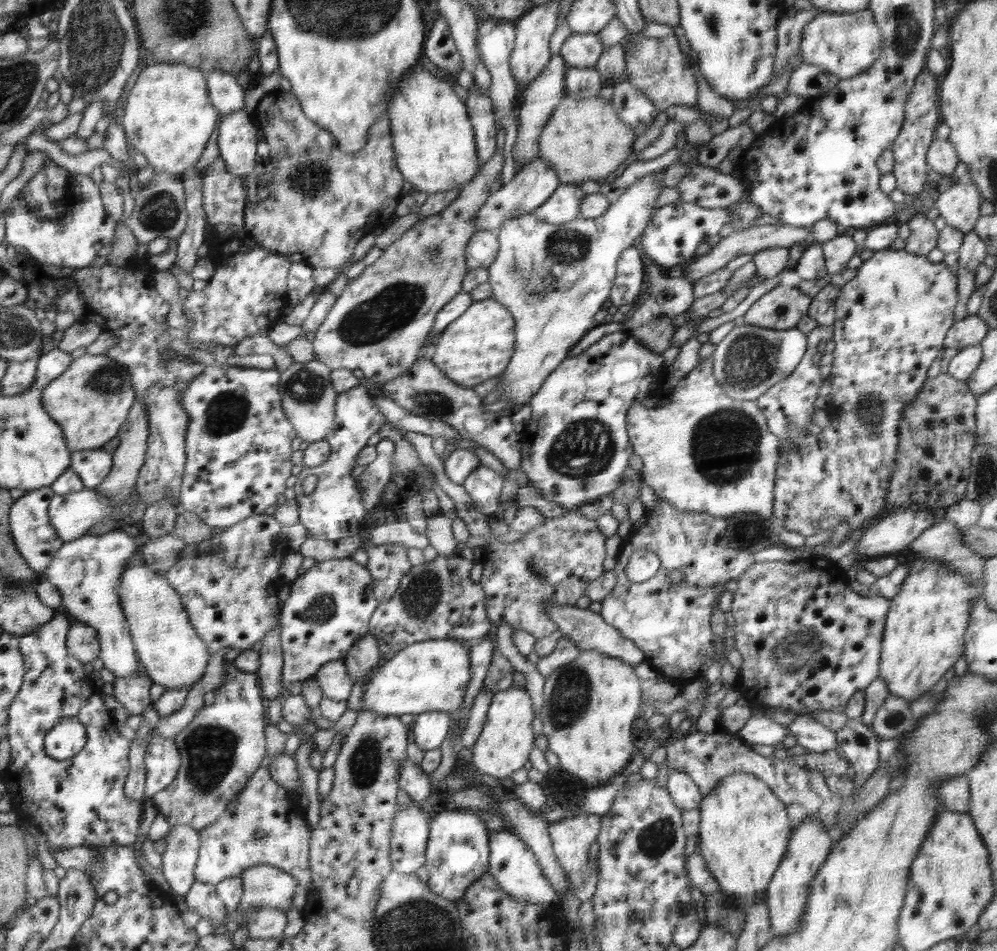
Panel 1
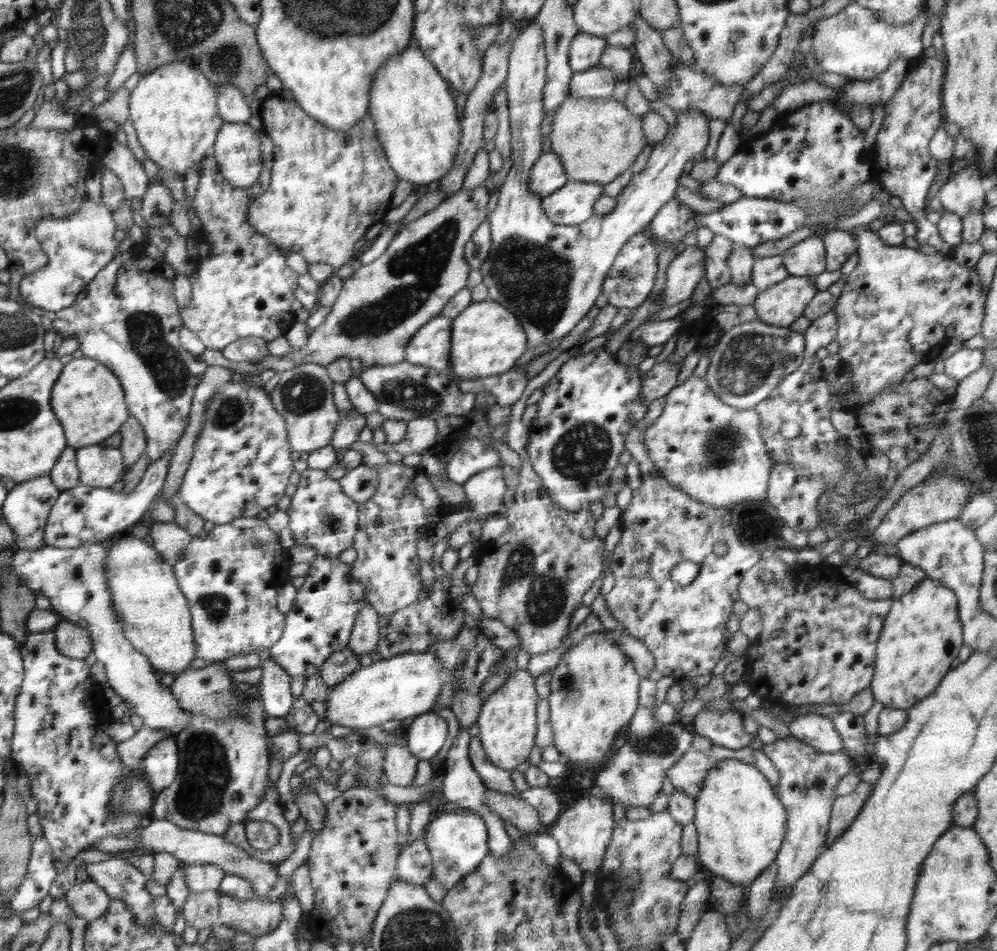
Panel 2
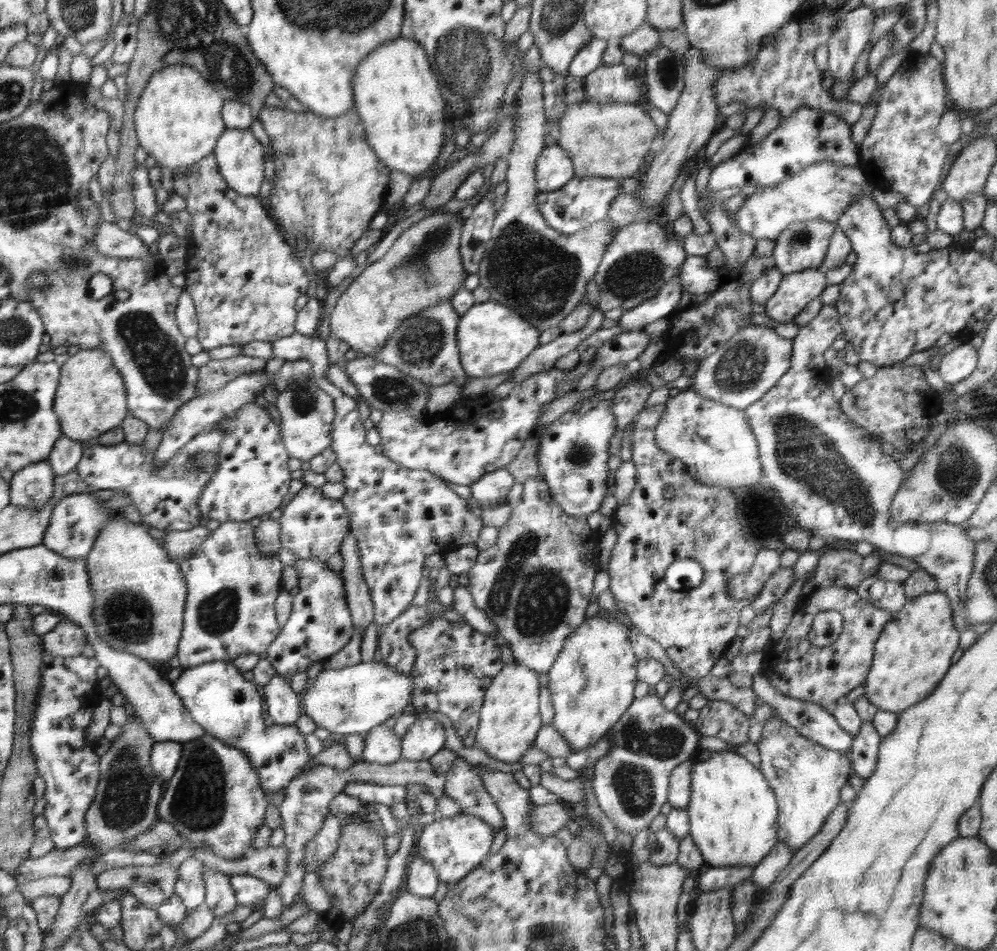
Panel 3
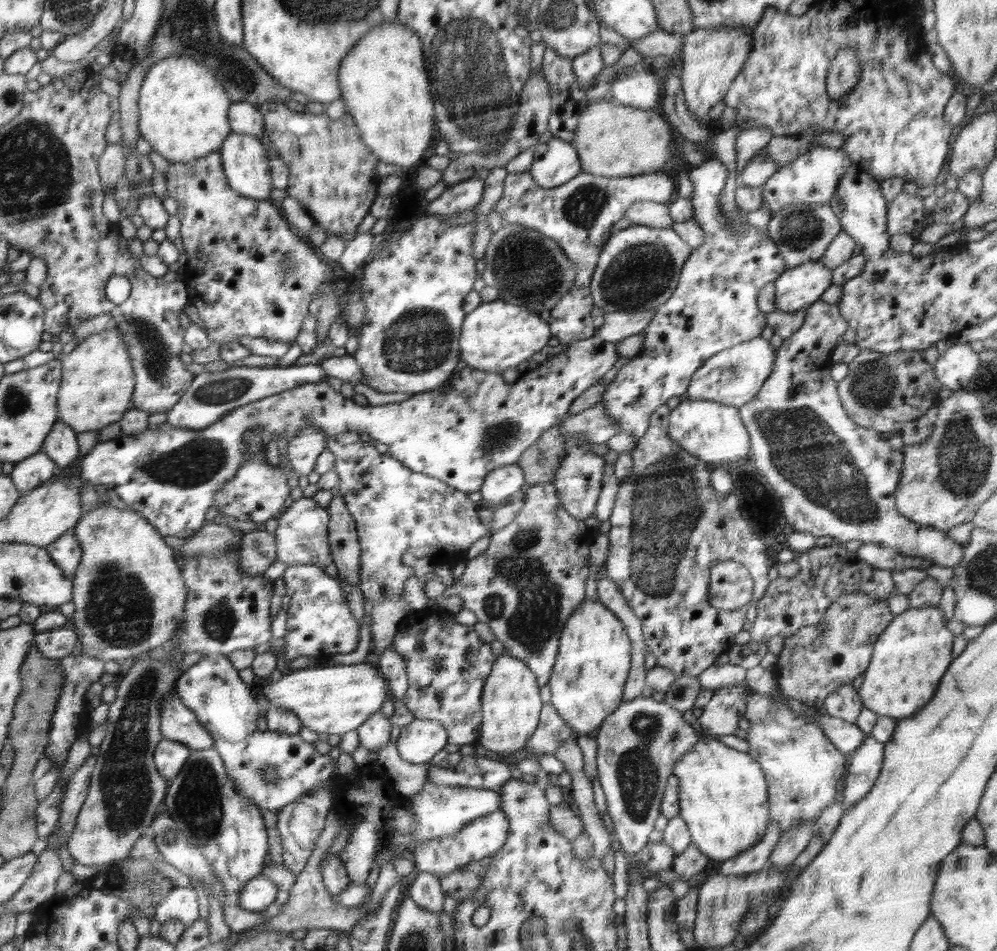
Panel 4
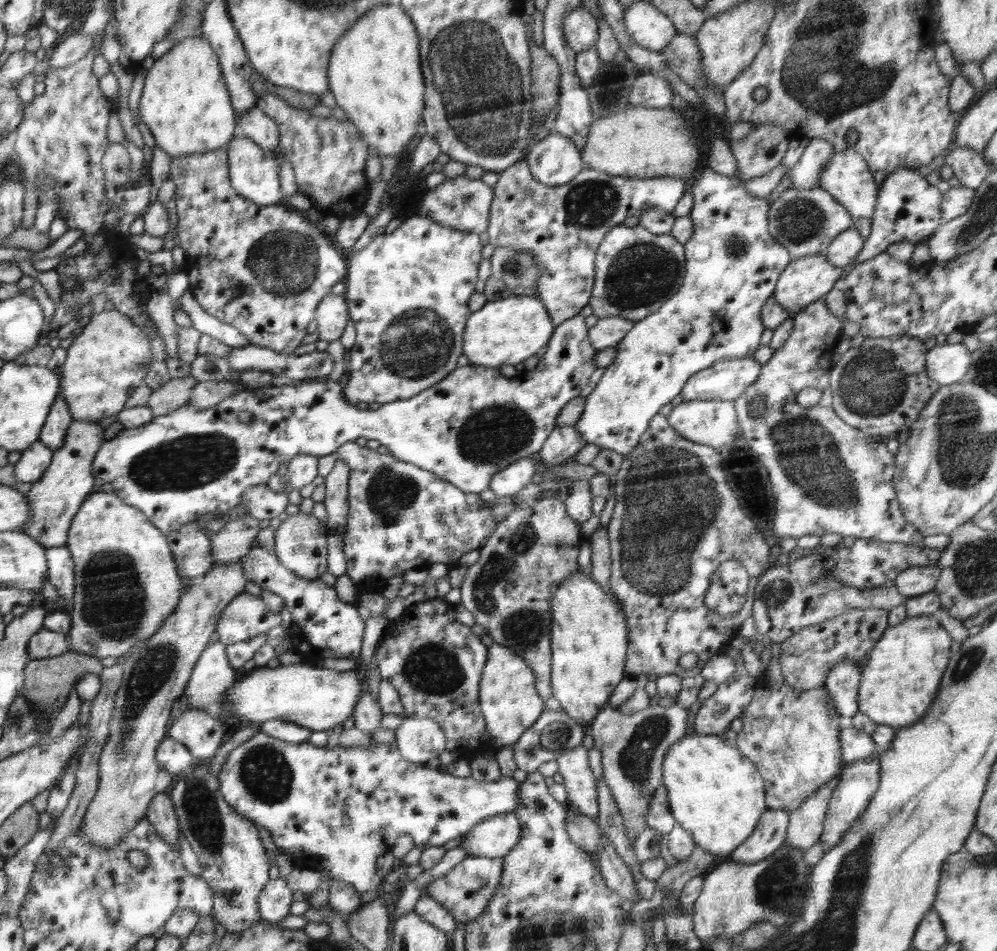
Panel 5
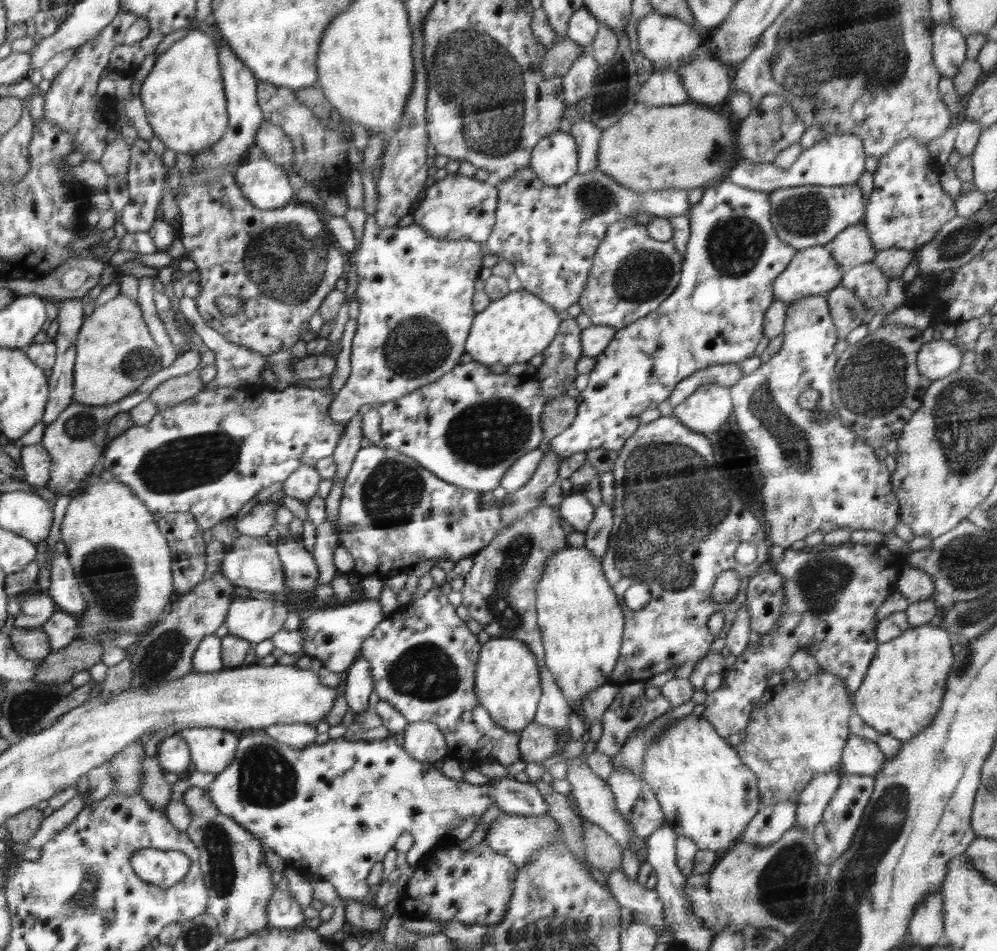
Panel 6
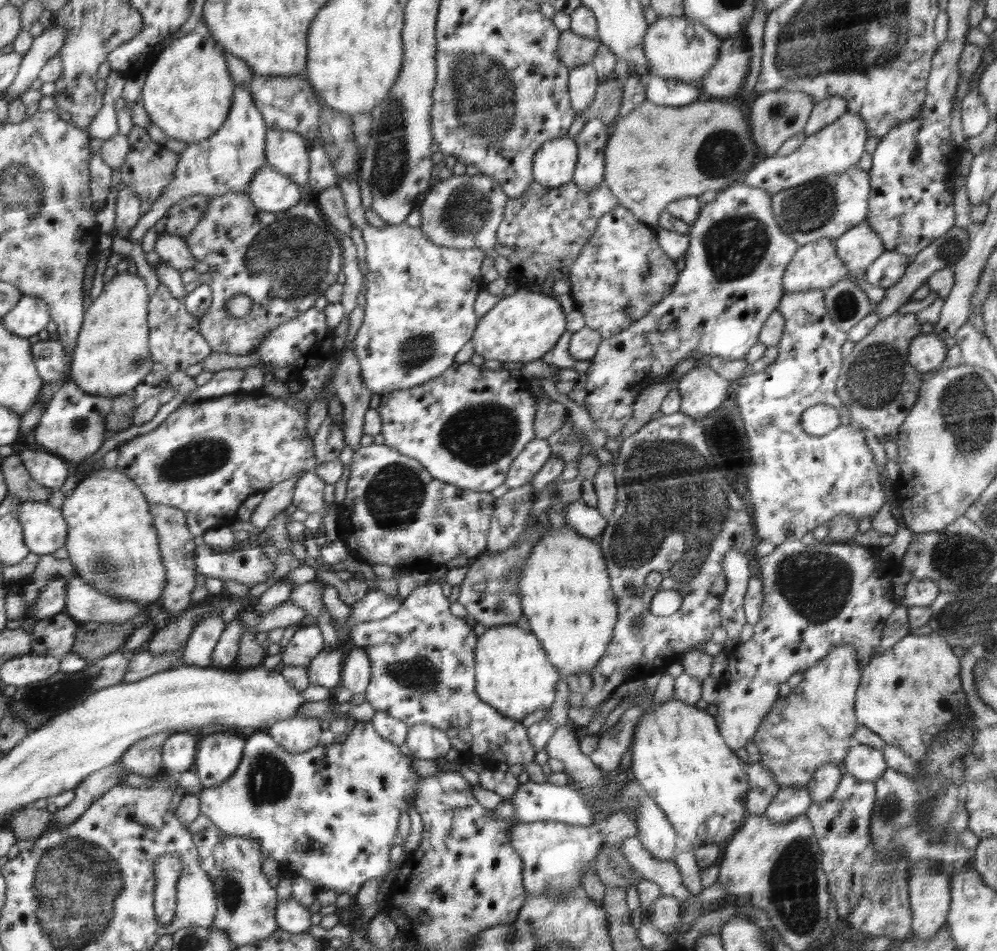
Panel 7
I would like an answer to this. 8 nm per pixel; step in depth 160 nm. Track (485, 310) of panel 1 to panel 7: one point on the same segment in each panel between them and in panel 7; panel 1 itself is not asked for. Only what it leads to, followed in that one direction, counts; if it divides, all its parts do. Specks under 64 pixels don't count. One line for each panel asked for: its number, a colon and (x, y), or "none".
2: (486, 340)
3: (491, 338)
4: (496, 335)
5: (507, 331)
6: (520, 325)
7: (522, 327)

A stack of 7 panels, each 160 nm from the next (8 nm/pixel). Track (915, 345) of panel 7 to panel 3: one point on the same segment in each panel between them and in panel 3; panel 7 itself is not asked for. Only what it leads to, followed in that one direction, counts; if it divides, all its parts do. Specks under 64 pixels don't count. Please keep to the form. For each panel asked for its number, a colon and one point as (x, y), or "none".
3: (955, 366)
4: (954, 368)
5: (947, 364)
6: (936, 359)

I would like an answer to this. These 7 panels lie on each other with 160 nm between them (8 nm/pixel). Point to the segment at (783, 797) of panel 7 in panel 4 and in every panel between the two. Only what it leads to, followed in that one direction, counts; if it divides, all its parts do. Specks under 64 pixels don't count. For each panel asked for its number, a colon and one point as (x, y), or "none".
4: (751, 860)
5: (769, 834)
6: (767, 826)

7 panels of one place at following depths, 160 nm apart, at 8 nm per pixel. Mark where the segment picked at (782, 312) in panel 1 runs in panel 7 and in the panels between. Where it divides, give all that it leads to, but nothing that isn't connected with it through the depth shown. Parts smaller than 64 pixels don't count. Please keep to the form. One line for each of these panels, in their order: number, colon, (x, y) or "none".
2: (780, 305)
3: (797, 289)
4: (796, 288)
5: (804, 281)
6: (813, 271)
7: (816, 265)

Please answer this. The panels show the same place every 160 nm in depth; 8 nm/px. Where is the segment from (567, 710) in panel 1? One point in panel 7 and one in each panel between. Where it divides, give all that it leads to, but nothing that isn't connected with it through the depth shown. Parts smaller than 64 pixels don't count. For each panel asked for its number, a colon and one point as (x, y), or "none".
2: (594, 690)
3: (591, 683)
4: (594, 658)
5: (589, 642)
6: (580, 618)
7: (567, 599)

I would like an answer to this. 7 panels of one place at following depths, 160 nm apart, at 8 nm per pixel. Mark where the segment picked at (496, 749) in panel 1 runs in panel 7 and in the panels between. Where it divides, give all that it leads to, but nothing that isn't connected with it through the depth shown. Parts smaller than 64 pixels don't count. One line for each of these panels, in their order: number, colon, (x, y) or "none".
2: (507, 719)
3: (509, 720)
4: (510, 701)
5: (509, 701)
6: (507, 683)
7: (512, 673)

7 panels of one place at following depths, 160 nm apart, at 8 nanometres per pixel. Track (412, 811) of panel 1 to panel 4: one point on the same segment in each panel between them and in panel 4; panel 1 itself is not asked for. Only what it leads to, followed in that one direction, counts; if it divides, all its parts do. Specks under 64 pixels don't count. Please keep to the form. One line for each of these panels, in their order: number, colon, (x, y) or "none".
2: (415, 866)
3: (422, 880)
4: (424, 889)

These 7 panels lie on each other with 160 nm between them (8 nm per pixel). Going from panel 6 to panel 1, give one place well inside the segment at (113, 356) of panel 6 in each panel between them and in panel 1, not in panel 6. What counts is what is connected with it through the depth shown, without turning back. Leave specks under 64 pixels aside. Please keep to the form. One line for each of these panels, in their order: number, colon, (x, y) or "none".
1: (92, 399)
2: (89, 400)
3: (92, 399)
4: (99, 380)
5: (110, 358)

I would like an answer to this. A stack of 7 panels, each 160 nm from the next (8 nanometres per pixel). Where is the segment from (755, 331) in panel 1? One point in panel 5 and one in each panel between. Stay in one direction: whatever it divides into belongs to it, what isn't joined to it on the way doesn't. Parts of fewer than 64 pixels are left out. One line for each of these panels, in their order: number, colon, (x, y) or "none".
2: (750, 360)
3: (740, 372)
4: (734, 376)
5: (726, 379)

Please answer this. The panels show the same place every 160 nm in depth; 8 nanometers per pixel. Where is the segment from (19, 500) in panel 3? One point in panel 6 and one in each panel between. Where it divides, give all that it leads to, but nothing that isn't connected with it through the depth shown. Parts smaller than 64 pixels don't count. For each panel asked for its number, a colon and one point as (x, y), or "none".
4: (29, 474)
5: (35, 460)
6: (36, 462)

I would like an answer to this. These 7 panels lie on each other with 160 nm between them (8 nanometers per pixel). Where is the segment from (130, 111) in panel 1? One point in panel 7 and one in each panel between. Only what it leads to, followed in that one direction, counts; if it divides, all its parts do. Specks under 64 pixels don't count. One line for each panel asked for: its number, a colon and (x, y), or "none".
2: (173, 109)
3: (178, 121)
4: (184, 113)
5: (184, 103)
6: (183, 98)
7: (188, 92)

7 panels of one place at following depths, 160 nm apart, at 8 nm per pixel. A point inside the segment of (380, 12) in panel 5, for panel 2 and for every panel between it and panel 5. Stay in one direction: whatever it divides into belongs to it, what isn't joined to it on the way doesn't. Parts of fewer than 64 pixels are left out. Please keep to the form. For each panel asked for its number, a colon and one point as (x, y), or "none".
2: (415, 107)
3: (396, 94)
4: (385, 87)

